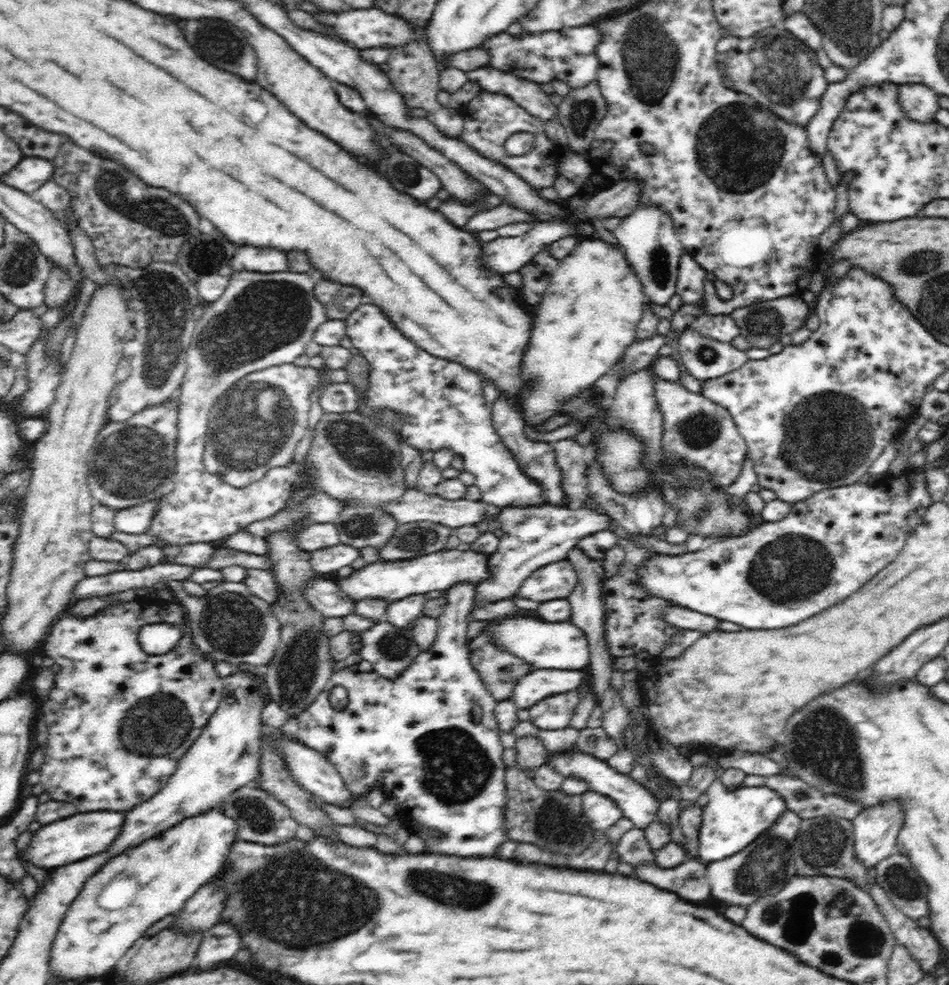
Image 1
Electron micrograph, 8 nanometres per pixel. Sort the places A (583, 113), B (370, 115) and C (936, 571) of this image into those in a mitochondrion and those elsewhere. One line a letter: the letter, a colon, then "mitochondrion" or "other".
A: mitochondrion
B: other
C: other

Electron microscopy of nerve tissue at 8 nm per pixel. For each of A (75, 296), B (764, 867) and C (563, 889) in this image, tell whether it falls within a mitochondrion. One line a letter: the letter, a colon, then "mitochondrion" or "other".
A: other
B: mitochondrion
C: other

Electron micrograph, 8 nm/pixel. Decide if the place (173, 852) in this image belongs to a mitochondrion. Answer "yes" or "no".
no

